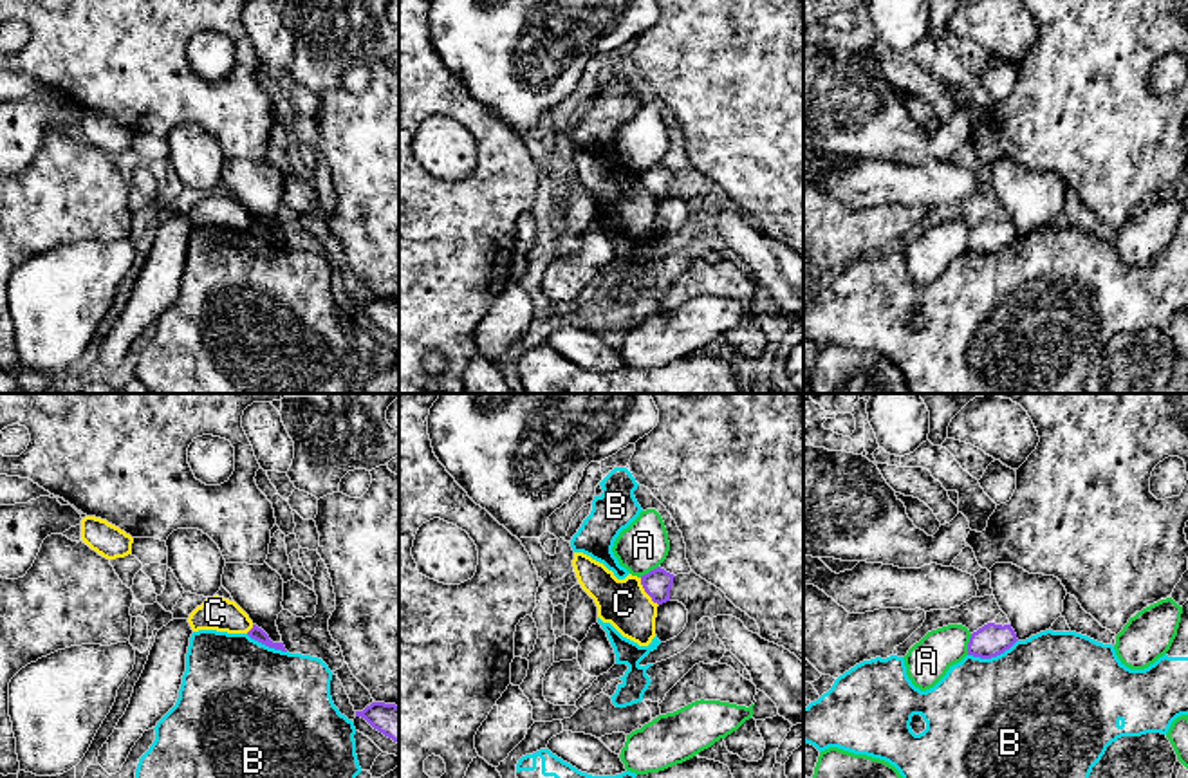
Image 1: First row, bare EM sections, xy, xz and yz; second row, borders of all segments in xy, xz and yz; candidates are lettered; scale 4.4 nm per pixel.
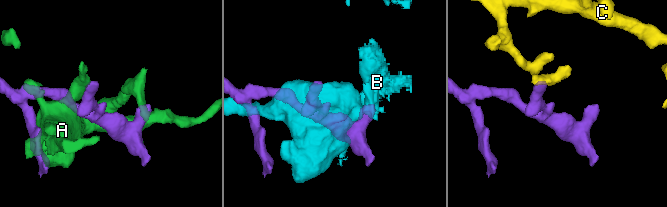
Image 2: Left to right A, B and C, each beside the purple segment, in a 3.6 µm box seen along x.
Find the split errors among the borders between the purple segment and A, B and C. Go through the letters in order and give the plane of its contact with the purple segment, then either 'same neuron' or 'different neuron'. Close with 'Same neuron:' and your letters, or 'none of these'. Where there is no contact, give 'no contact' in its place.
A: contact in yz; different neuron
B: contact in yz; different neuron
C: contact in xz; different neuron
Same neuron: none of these

